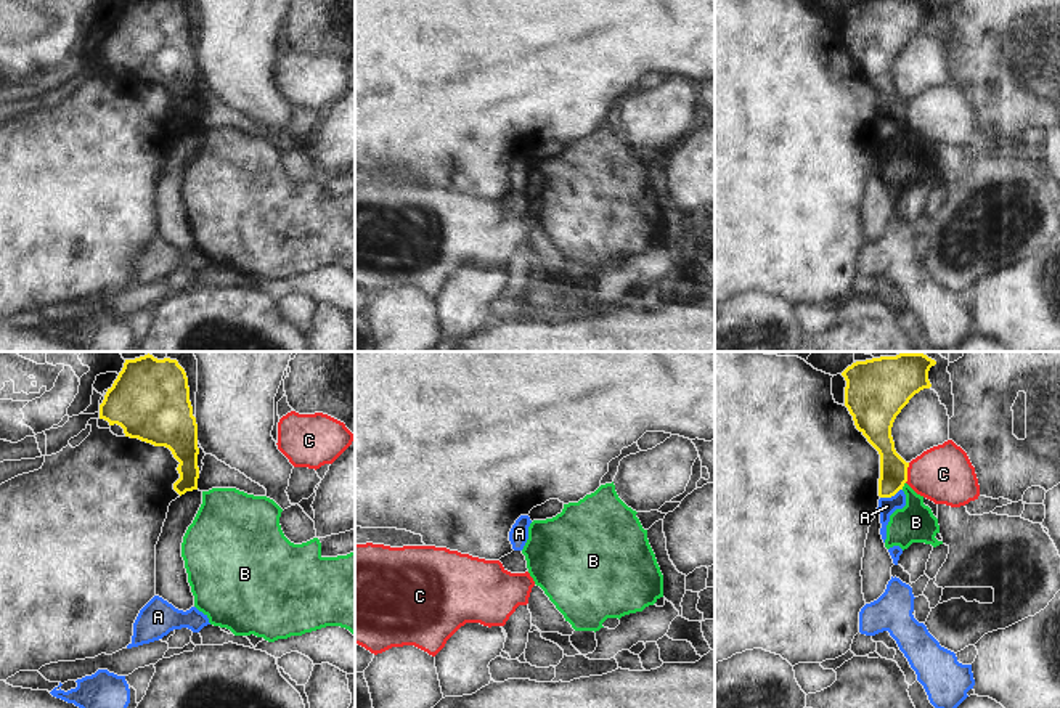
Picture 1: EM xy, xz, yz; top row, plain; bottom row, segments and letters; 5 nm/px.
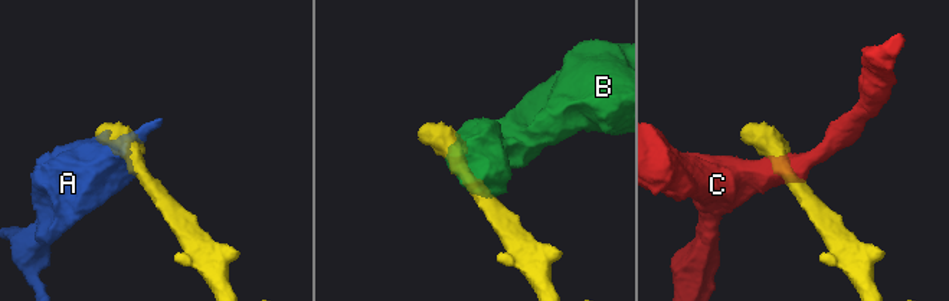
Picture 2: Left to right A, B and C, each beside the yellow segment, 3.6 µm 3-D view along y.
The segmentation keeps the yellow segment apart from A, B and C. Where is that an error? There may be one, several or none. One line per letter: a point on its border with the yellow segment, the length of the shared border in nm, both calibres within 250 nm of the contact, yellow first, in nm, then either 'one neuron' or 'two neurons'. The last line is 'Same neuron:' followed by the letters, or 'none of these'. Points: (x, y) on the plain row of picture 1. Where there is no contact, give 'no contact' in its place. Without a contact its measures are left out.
A: meets yellow in yz at (890, 137); contact 120 nm long; 140 nm thick on the yellow side, 90 nm on the other; two neurons
B: meets yellow in yz at (903, 126); contact 40 nm long; 140 nm thick on the yellow side, 190 nm on the other; two neurons
C: meets yellow in yz at (906, 113); contact 110 nm long; 140 nm thick on the yellow side, 300 nm on the other; two neurons
Same neuron: none of these

